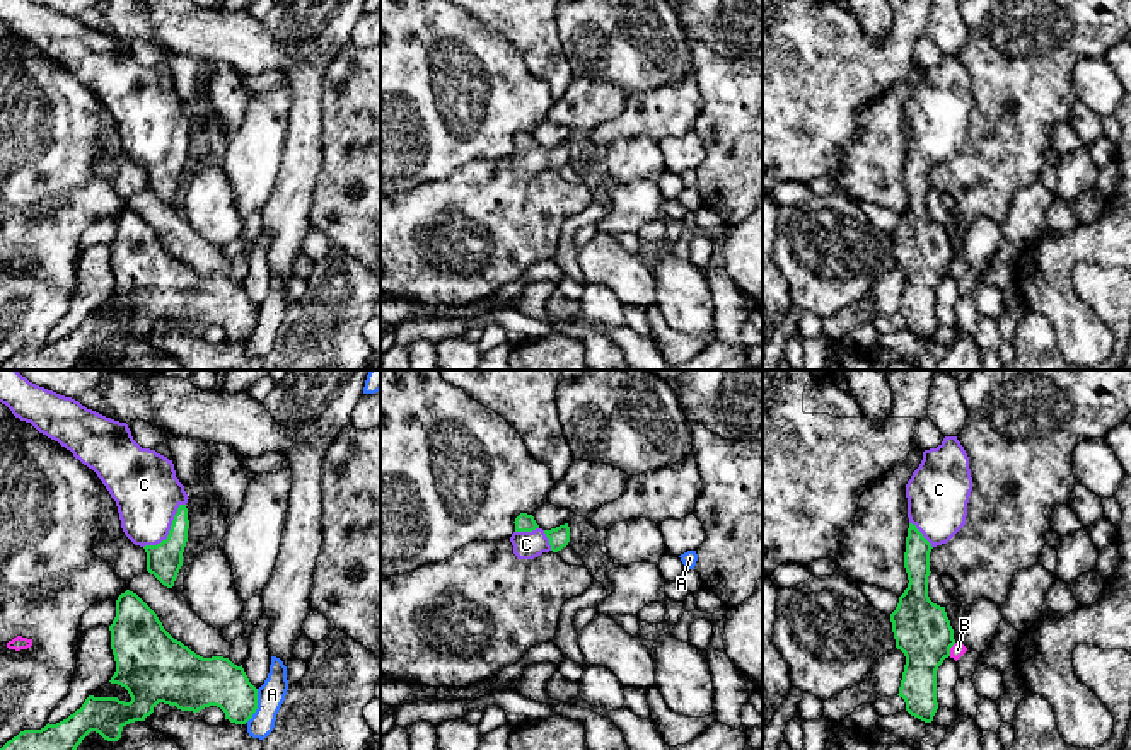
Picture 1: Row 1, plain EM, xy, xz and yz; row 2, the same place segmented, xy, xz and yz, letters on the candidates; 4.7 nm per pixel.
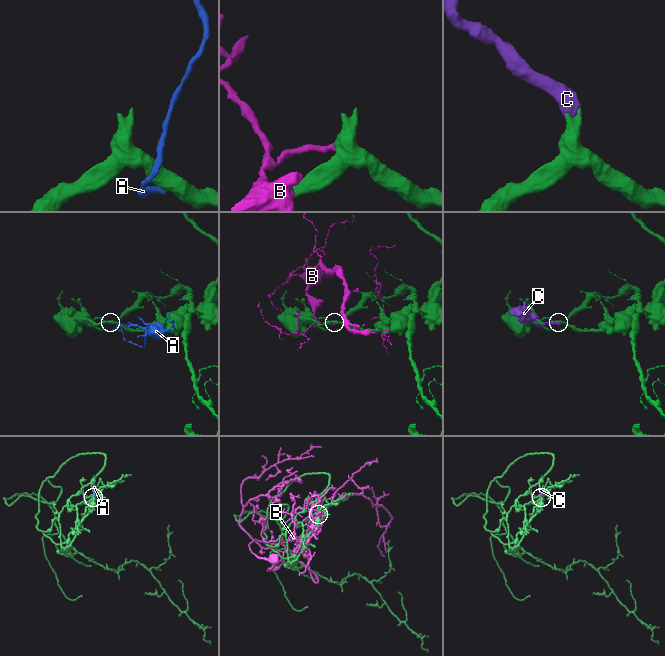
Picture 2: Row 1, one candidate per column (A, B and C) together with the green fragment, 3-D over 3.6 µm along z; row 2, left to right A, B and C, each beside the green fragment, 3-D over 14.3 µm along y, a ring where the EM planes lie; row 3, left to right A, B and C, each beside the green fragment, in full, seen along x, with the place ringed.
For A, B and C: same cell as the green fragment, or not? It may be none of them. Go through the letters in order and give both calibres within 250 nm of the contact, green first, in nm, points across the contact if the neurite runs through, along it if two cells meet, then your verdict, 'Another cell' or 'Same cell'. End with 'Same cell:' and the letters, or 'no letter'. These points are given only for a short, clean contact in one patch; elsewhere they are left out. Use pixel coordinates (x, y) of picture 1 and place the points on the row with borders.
A: Thickness 220 nm (green) against 130 nm. Boundary: xy (258, 689), (258, 708), (246, 721). Another cell
B: Thickness 280 nm (green) against 60 nm. Another cell
C: Thickness 160 nm (green) against 320 nm. Path across: xy (164, 559), (164, 539), (169, 530), (154, 515), (144, 484). Same cell
Same cell: C

